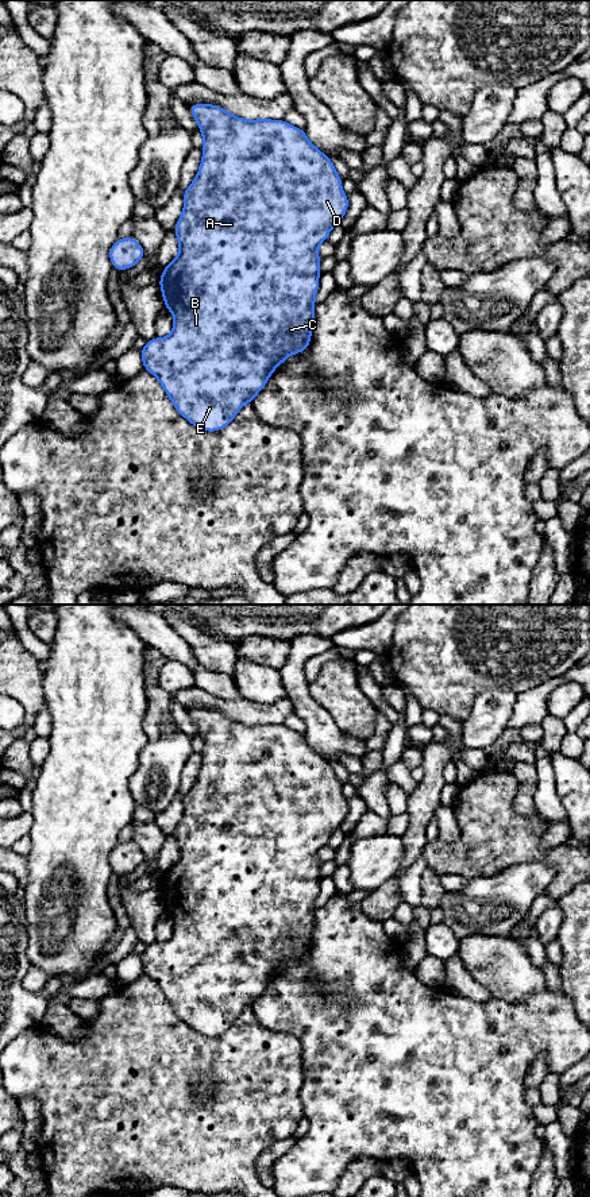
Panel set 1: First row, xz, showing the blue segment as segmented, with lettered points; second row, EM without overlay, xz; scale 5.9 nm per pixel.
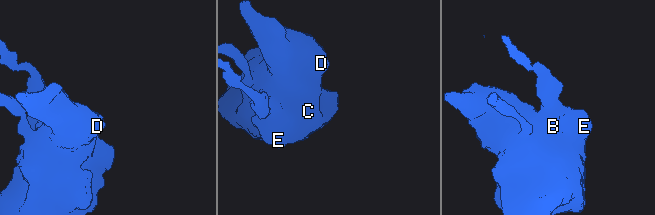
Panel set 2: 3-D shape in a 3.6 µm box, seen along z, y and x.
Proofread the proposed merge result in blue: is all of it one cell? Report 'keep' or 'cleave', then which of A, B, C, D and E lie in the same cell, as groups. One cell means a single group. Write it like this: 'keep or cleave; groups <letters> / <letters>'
keep; groups A B C D E

